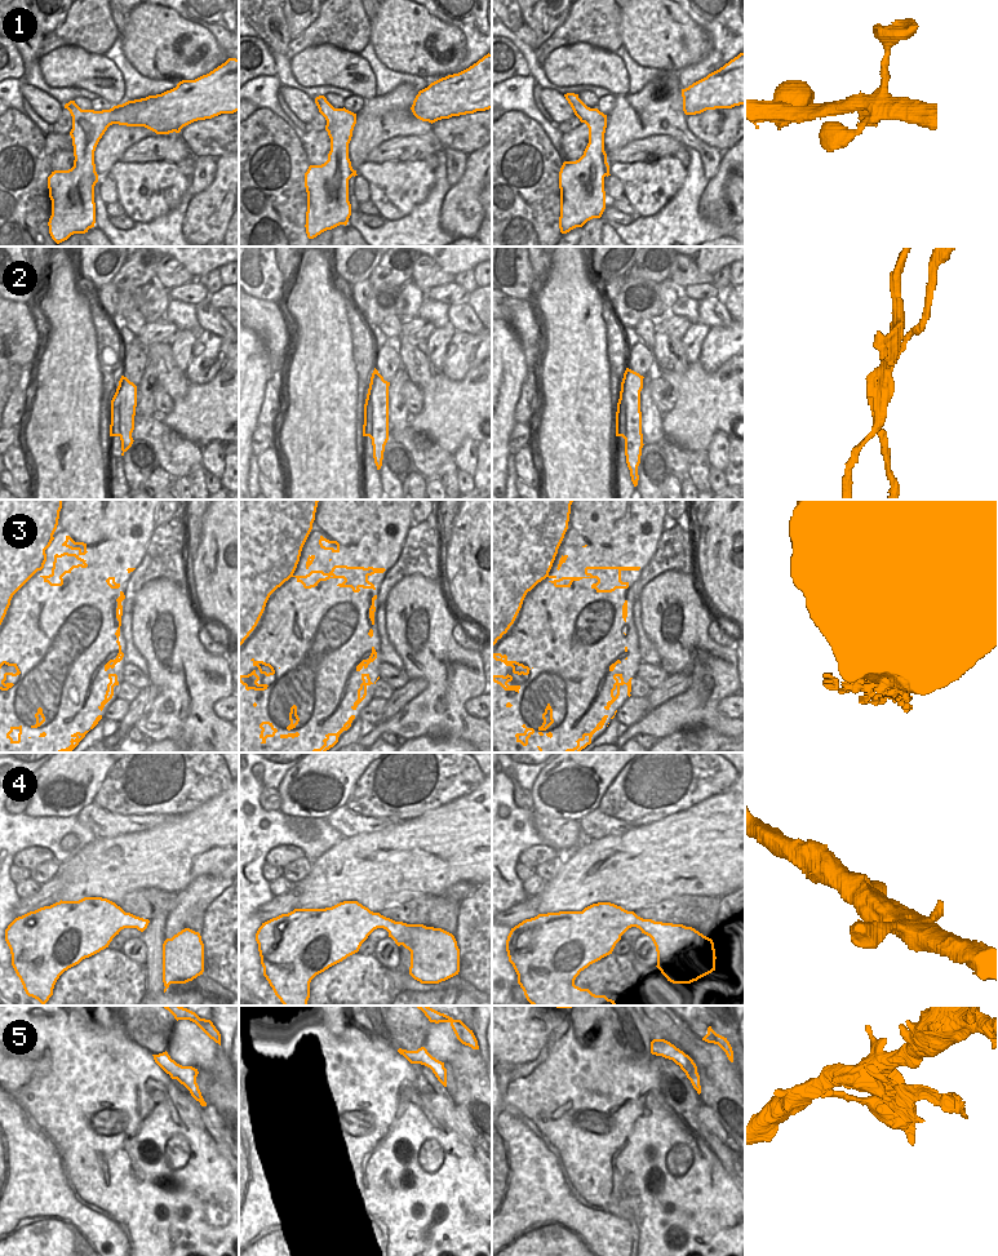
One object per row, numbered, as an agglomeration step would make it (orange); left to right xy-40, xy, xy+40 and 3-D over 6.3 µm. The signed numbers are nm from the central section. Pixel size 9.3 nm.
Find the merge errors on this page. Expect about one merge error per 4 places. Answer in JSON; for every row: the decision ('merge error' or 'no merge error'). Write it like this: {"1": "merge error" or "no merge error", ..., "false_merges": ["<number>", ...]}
{"1": "no merge error", "2": "merge error", "3": "no merge error", "4": "no merge error", "5": "no merge error", "false_merges": ["2"]}

